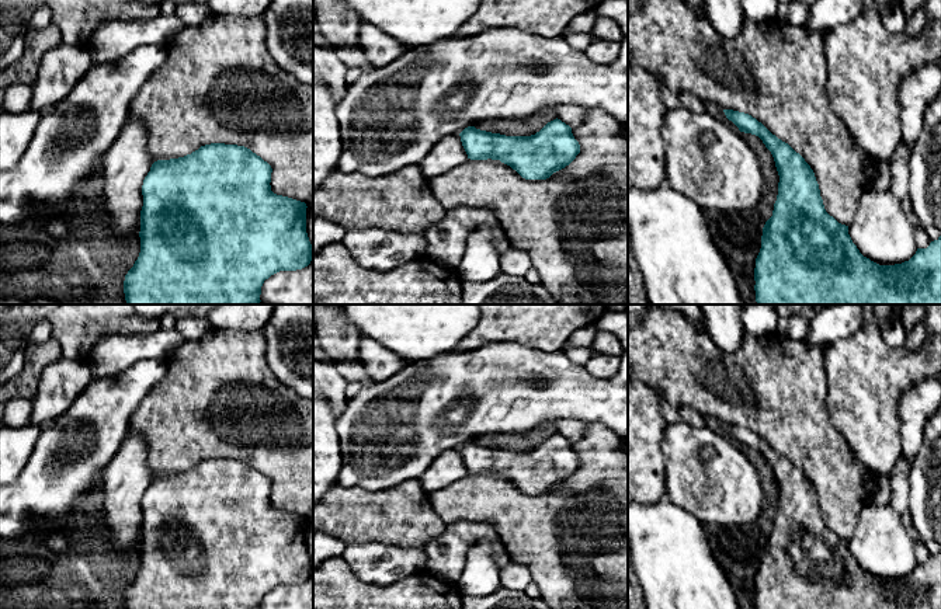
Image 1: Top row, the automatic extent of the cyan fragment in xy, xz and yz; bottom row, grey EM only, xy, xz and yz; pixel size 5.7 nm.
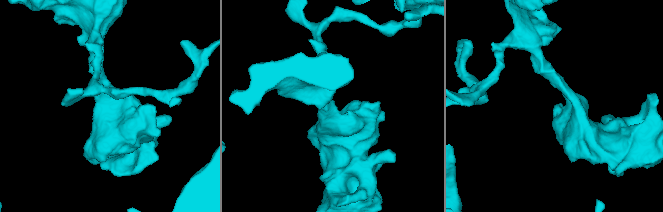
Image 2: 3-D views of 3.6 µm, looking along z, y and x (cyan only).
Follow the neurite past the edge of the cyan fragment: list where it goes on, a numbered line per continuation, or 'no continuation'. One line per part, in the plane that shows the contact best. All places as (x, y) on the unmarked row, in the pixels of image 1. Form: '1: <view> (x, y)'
no continuation

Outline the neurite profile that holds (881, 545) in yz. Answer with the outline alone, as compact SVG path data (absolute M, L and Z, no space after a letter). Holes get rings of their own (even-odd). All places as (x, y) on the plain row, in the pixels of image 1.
M890 505L862 507L848 549L860 567L879 580L902 578L917 566L914 542Z

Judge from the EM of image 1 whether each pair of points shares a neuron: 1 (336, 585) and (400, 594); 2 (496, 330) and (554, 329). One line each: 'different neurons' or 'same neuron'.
1: same neuron
2: same neuron

